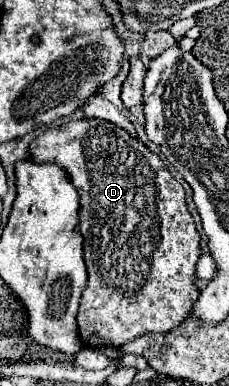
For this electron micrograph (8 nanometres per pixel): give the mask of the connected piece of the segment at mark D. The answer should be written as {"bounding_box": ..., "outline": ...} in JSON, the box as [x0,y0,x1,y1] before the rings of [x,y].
{"bounding_box":[29,118,201,348],"outline":[[[83,118],[83,120],[73,120],[73,122],[67,122],[63,124],[61,128],[53,128],[53,130],[47,130],[43,136],[35,138],[31,144],[29,144],[29,158],[35,162],[35,164],[57,164],[59,168],[67,170],[77,194],[81,196],[81,210],[79,210],[79,230],[85,238],[85,264],[87,264],[87,272],[89,272],[89,280],[87,280],[87,286],[83,290],[83,296],[81,296],[81,308],[79,308],[79,314],[77,314],[77,326],[79,326],[79,336],[81,336],[81,342],[85,348],[99,348],[99,346],[113,346],[113,348],[121,348],[123,344],[147,334],[147,332],[171,332],[173,328],[177,328],[185,318],[187,314],[191,312],[193,304],[197,302],[197,298],[201,296],[201,288],[197,284],[197,274],[195,274],[195,266],[197,266],[197,260],[201,256],[201,236],[195,228],[195,222],[193,222],[193,216],[189,214],[187,210],[187,202],[185,202],[185,190],[183,186],[173,178],[173,174],[169,170],[165,170],[165,164],[163,160],[153,154],[143,142],[131,138],[125,130],[117,128],[115,124],[109,124],[105,120],[97,120],[97,118]]]}

